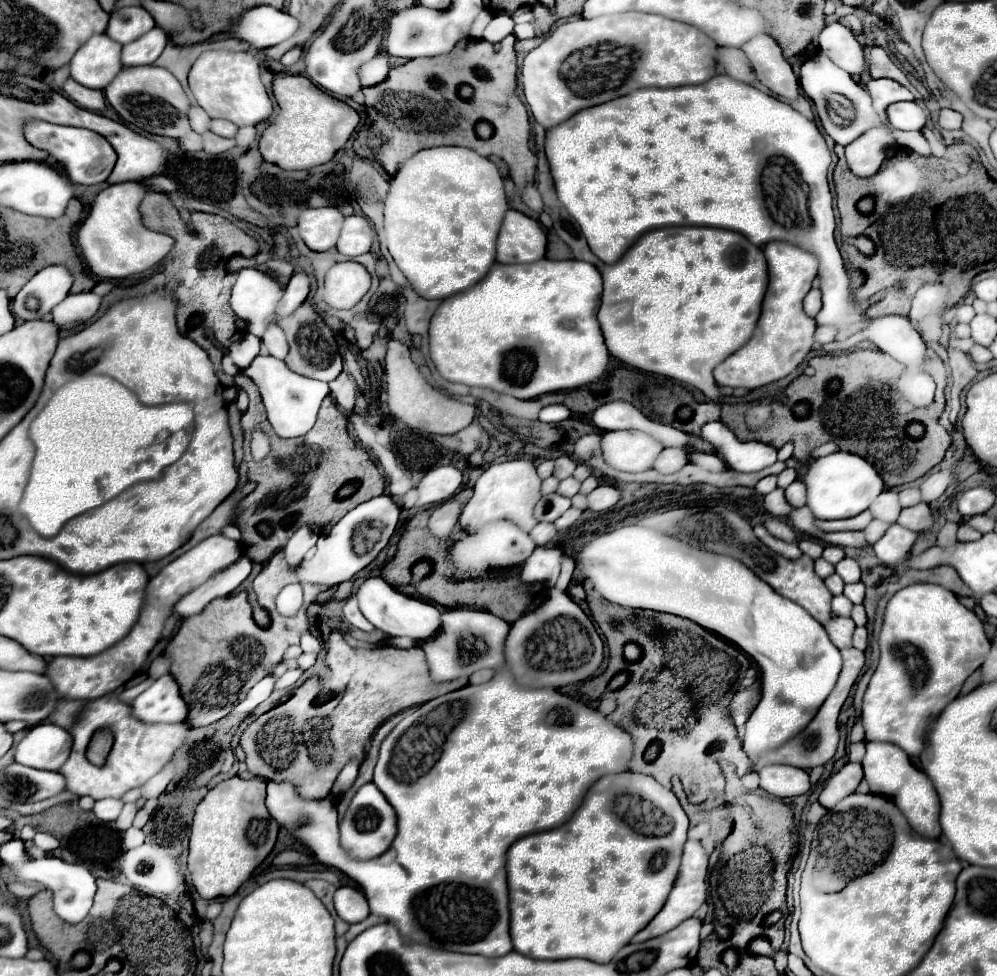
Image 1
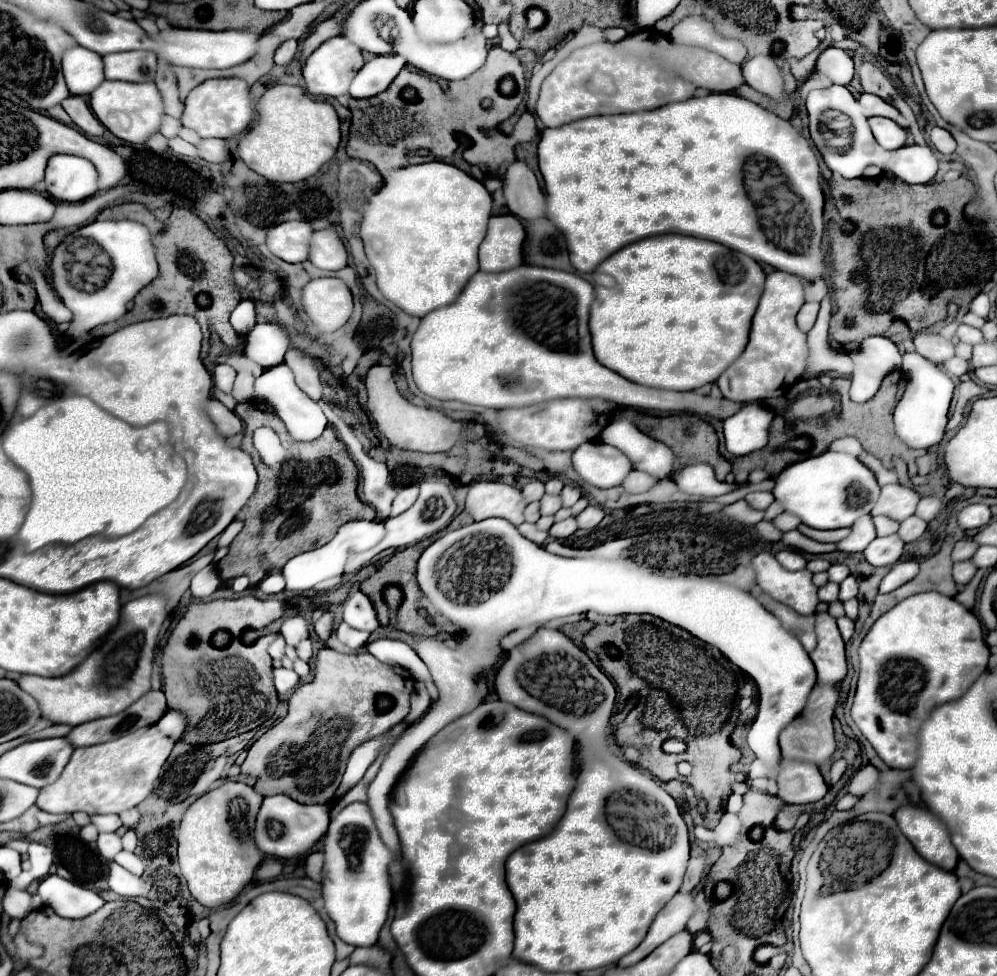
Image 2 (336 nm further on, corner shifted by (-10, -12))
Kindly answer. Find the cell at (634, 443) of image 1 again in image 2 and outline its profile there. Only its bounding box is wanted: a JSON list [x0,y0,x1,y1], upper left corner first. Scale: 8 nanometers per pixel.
[572,442,632,488]

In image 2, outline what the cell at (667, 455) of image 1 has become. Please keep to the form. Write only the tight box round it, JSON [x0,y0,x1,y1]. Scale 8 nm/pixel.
[622,470,656,494]

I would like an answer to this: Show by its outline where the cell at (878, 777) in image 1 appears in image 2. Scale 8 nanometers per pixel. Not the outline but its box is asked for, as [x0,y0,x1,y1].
[894,804,958,872]

